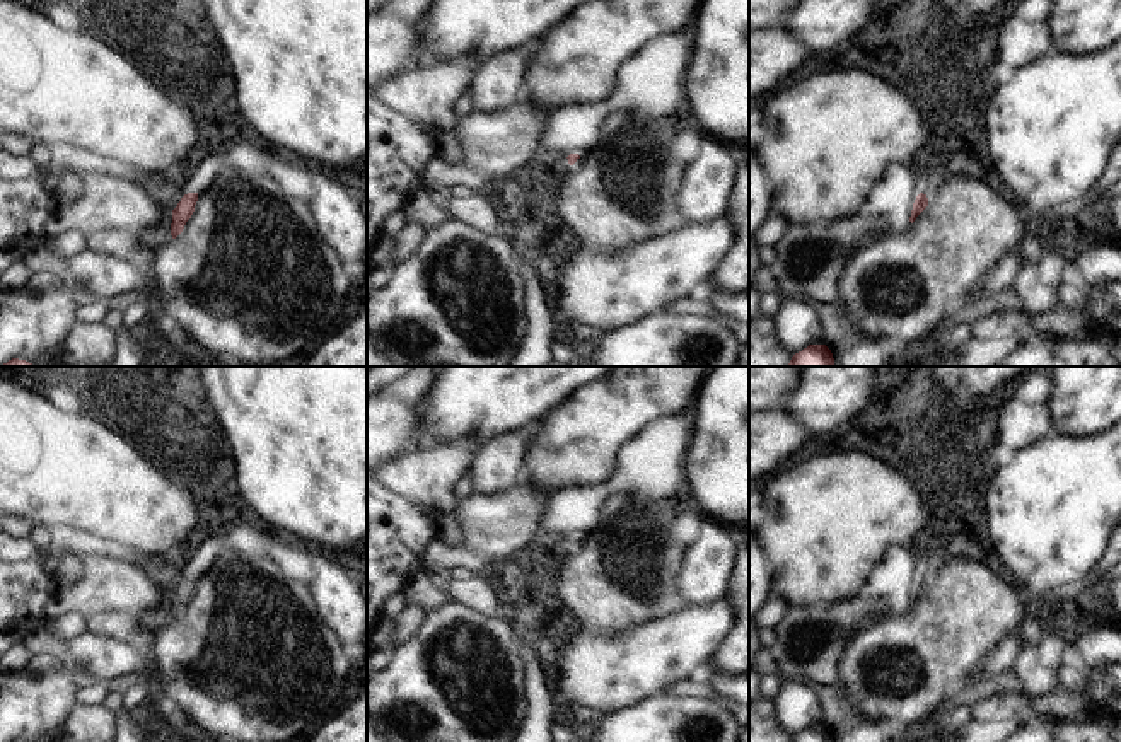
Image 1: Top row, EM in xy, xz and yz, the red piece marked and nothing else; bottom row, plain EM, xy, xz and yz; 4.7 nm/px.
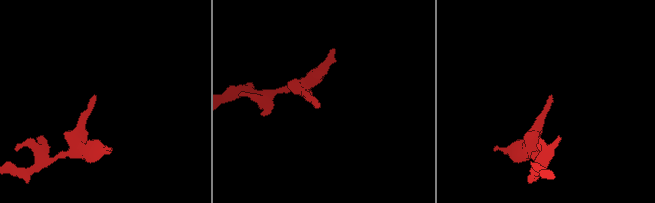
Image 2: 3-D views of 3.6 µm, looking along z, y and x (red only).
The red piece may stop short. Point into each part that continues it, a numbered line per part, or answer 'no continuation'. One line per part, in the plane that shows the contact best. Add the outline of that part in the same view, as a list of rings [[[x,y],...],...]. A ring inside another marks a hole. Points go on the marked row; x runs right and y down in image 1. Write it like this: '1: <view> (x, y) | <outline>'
1: xy (214, 161) | [[[229,135],[215,143],[210,143],[210,152],[205,154],[201,162],[196,165],[196,177],[188,188],[189,193],[198,193],[205,183],[213,179],[213,176],[224,169],[225,159],[237,138],[239,136],[235,135]]]

